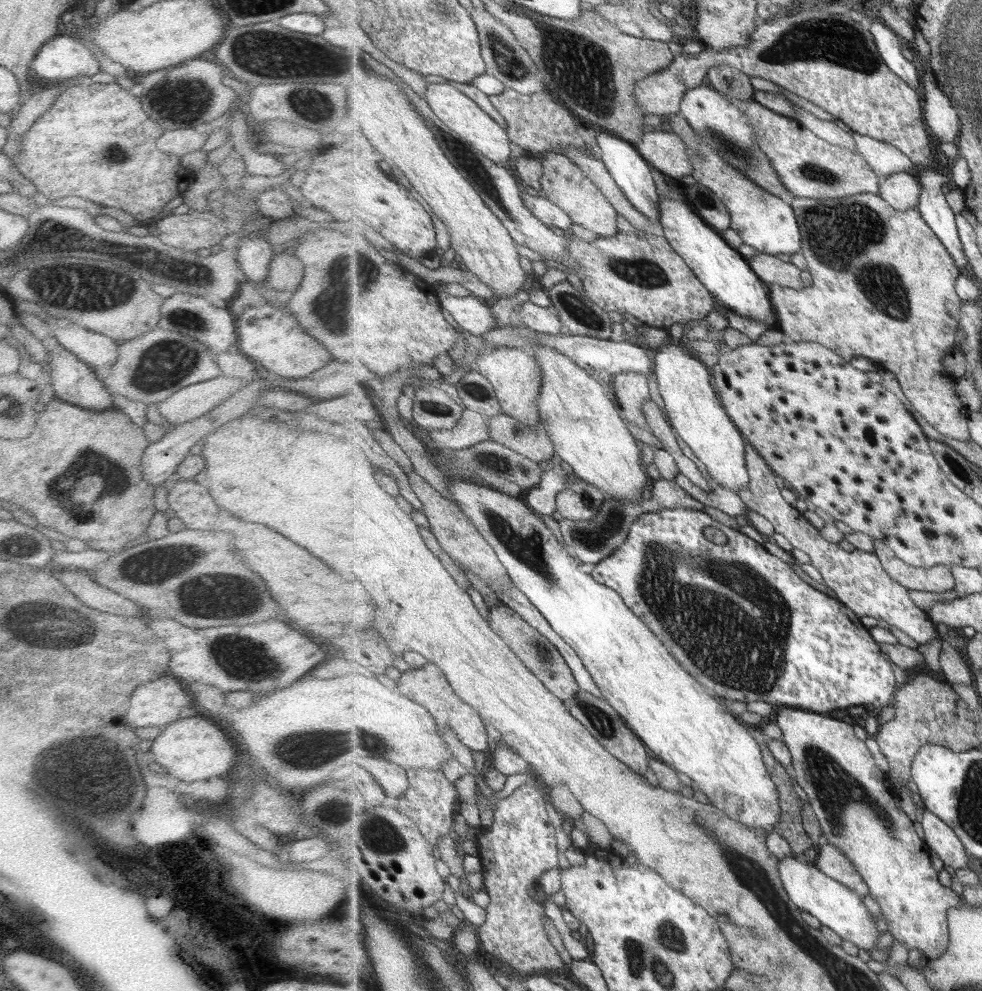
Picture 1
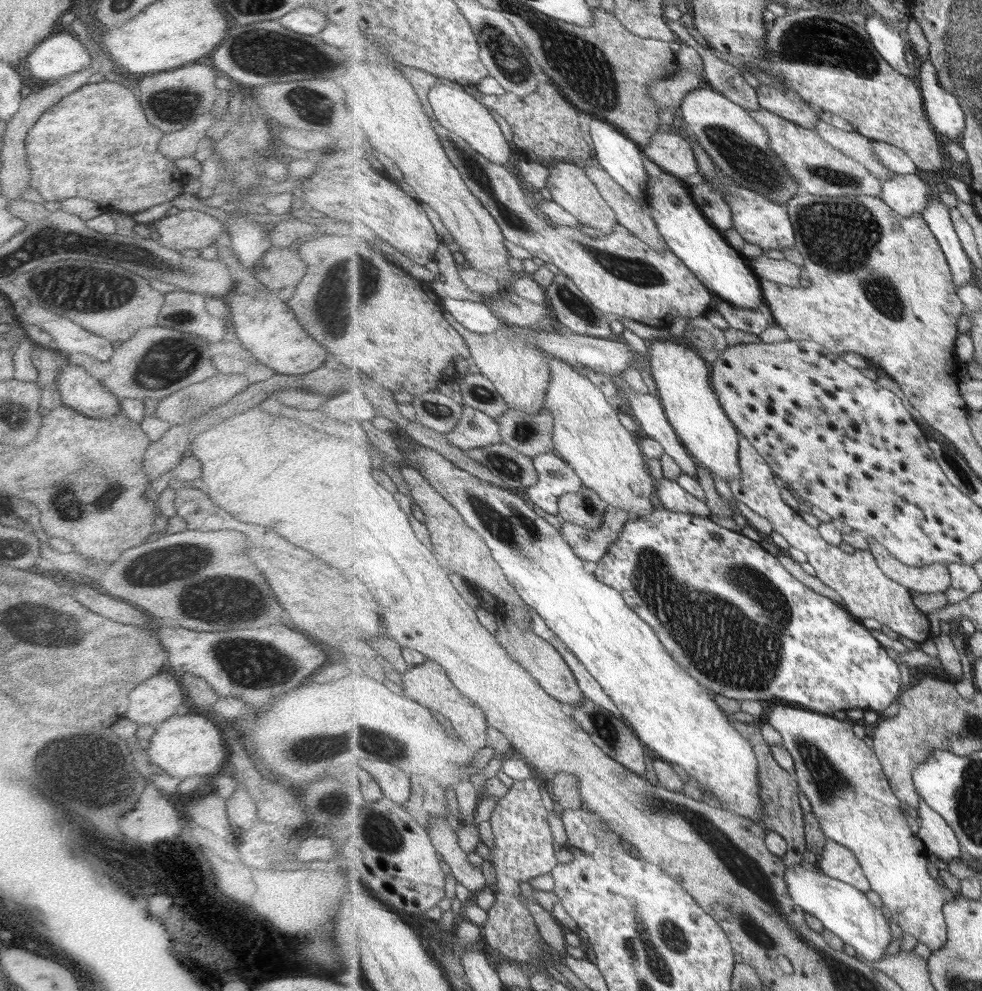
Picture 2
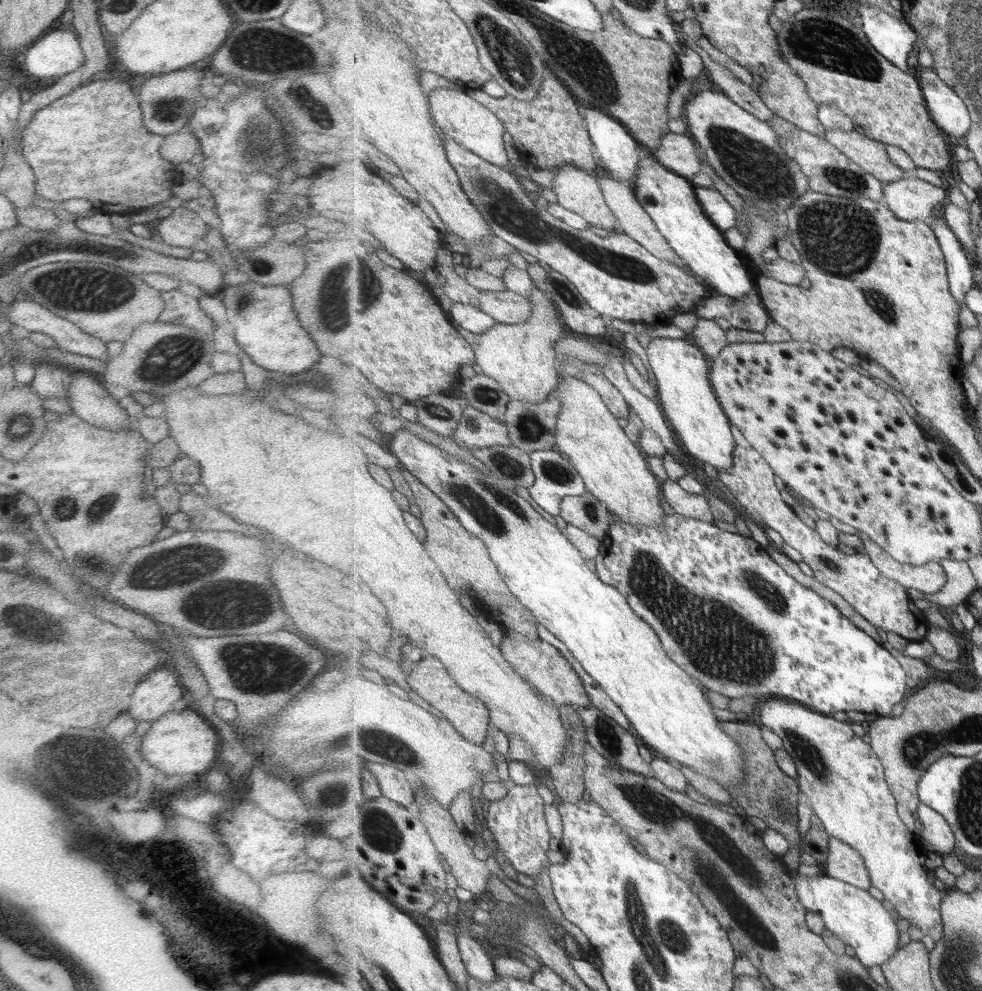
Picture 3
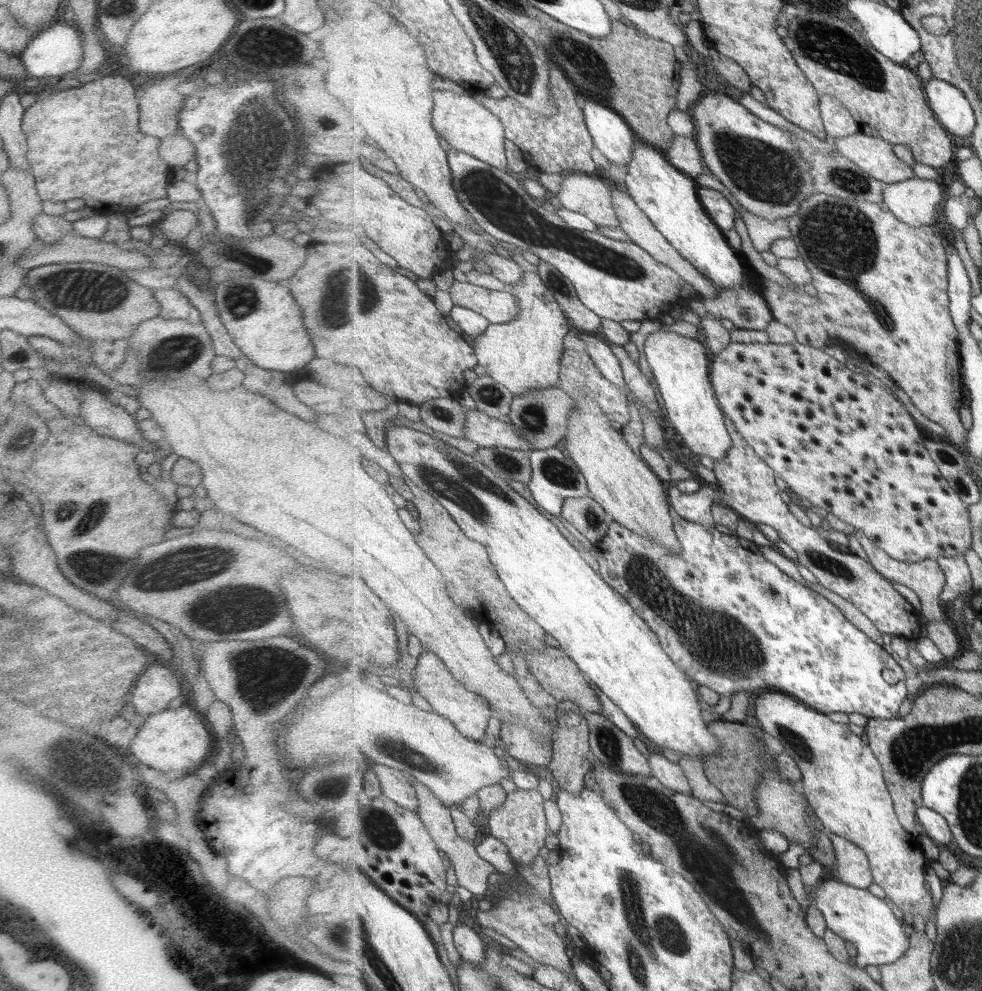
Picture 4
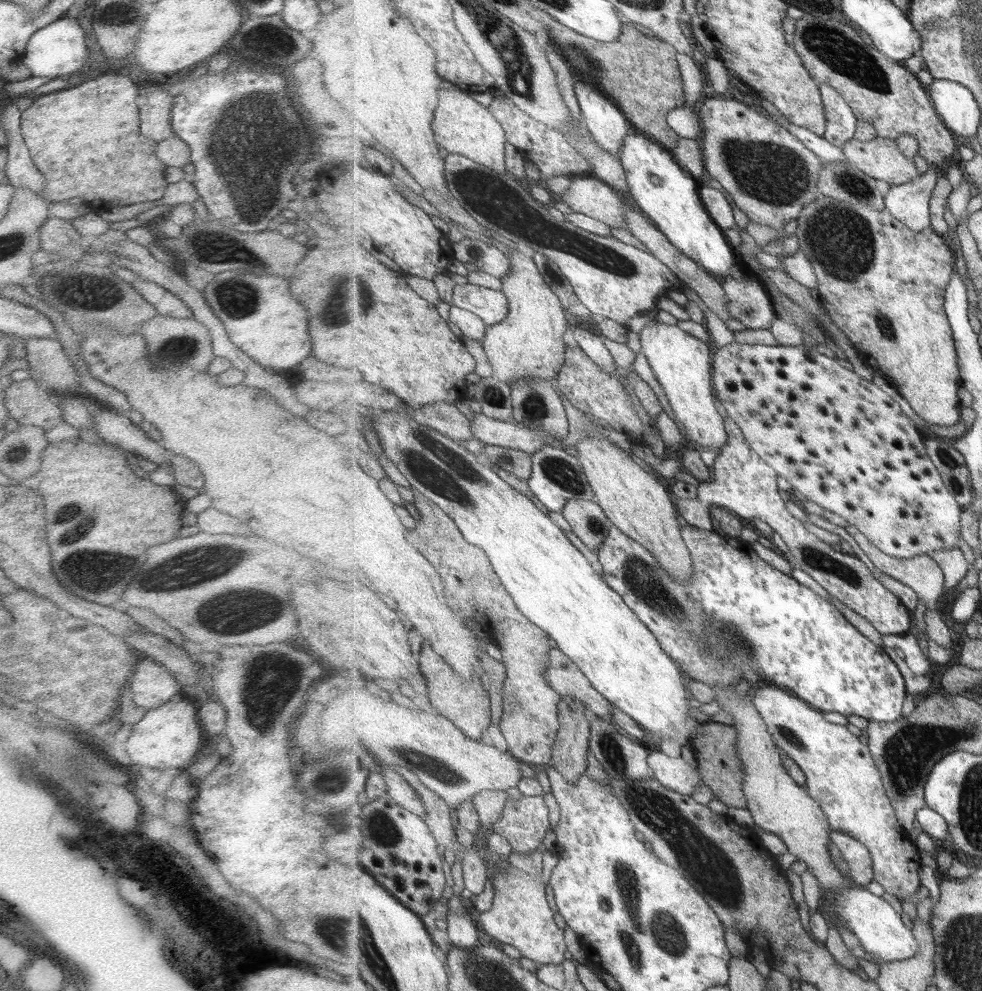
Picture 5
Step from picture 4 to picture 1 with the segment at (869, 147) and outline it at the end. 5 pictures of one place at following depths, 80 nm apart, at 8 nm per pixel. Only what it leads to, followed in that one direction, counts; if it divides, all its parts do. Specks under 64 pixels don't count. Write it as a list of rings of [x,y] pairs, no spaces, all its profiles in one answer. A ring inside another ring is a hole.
[[[793,105],[793,112],[795,112],[795,119],[804,124],[804,126],[819,136],[821,139],[828,141],[830,144],[849,149],[857,154],[855,148],[855,138],[852,134],[841,129],[834,122],[827,122],[827,120],[819,120],[815,118],[811,112],[798,108]]]

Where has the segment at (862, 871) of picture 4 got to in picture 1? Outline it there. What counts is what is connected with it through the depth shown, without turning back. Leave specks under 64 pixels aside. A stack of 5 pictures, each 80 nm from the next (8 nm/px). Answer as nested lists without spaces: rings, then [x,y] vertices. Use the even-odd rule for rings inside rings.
[[[827,842],[820,847],[814,864],[821,872],[828,873],[830,877],[841,881],[841,884],[852,888],[862,897],[870,894],[870,888],[864,876],[855,868],[855,864],[849,860],[845,851],[834,844]]]

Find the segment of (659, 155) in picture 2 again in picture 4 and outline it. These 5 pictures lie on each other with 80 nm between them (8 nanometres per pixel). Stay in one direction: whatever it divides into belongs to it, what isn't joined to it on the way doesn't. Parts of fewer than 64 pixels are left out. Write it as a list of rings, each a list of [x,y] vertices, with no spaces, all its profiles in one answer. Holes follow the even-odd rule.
[[[675,136],[671,149],[665,152],[666,157],[675,165],[677,170],[688,174],[692,179],[703,175],[704,158],[699,152],[695,137]]]

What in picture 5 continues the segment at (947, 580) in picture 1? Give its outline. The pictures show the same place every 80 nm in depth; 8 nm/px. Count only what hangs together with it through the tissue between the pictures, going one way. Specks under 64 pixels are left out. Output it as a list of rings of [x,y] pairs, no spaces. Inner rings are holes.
[[[847,523],[847,525],[843,527],[849,535],[852,535],[852,538],[858,543],[858,546],[874,563],[876,568],[886,575],[891,576],[892,579],[909,586],[925,604],[926,610],[936,612],[937,602],[939,602],[939,598],[945,593],[946,576],[944,575],[944,569],[940,567],[940,564],[931,554],[919,555],[910,559],[892,557],[880,548],[877,548],[854,524]]]

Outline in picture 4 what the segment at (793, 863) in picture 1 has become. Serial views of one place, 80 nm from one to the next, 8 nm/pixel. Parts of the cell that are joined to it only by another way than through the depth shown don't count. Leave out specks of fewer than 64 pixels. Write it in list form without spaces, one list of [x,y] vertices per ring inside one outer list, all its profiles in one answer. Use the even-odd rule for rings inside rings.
[[[837,878],[819,880],[813,889],[814,901],[809,904],[821,909],[828,928],[859,947],[860,956],[854,959],[857,966],[864,969],[869,964],[877,967],[893,964],[908,954],[912,947],[911,935],[903,930],[902,920],[881,897],[869,889],[845,884]]]

